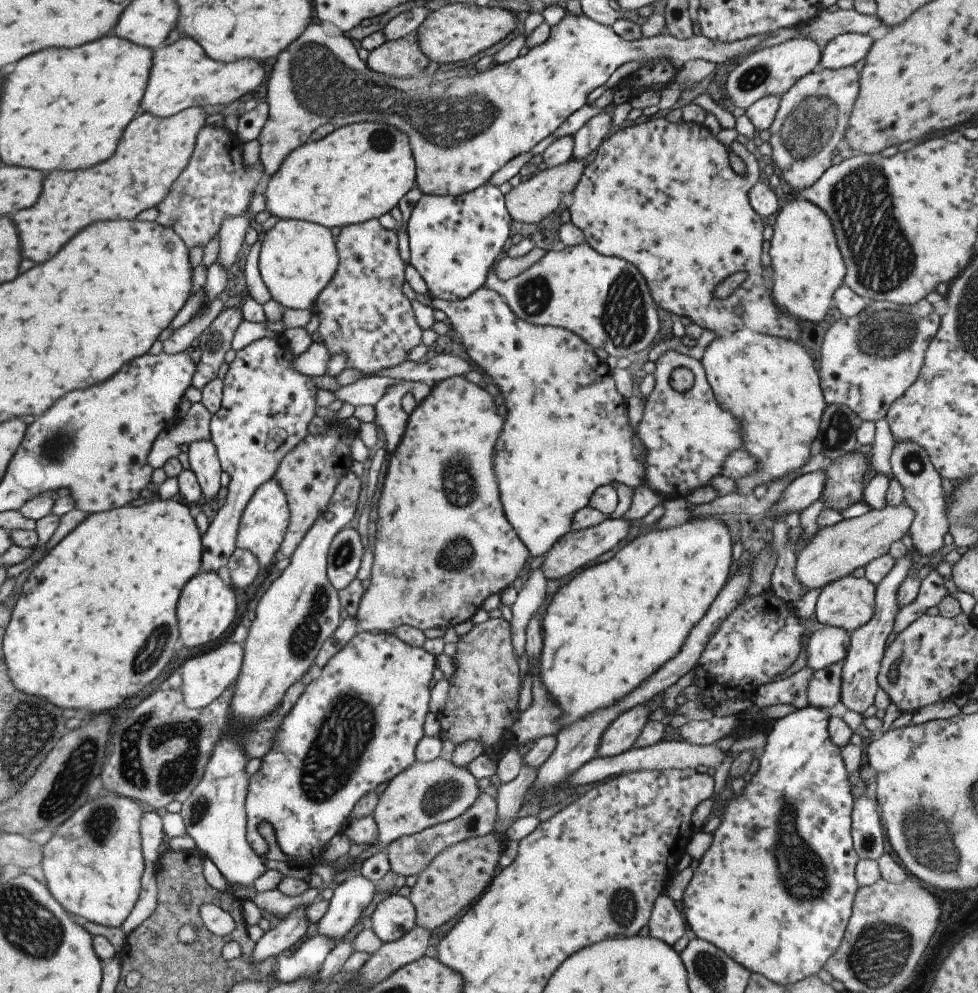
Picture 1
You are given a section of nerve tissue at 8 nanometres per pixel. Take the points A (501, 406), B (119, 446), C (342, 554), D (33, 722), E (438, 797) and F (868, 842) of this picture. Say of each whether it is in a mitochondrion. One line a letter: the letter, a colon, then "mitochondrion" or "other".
A: other
B: other
C: mitochondrion
D: mitochondrion
E: mitochondrion
F: mitochondrion

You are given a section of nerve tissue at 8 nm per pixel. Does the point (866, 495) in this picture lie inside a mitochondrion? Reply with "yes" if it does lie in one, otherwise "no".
no

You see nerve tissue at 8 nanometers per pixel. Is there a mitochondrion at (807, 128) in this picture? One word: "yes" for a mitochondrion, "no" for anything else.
yes

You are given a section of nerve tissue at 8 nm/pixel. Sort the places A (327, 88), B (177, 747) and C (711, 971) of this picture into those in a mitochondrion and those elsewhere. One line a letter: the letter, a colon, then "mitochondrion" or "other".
A: mitochondrion
B: mitochondrion
C: mitochondrion

